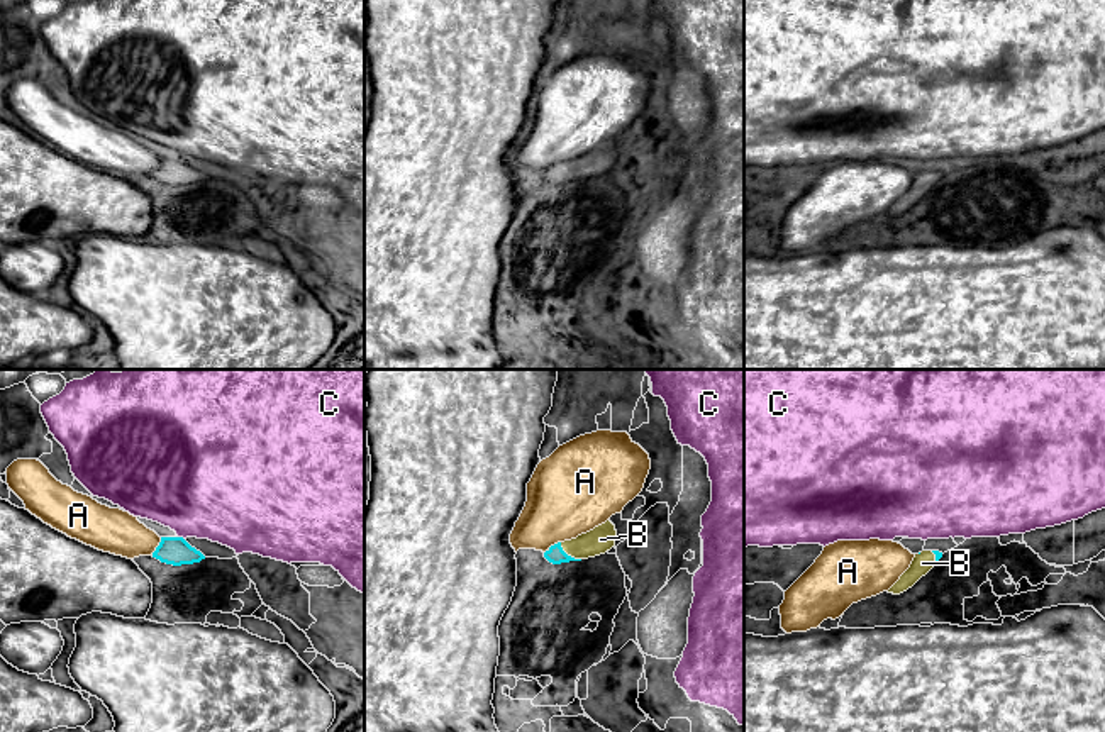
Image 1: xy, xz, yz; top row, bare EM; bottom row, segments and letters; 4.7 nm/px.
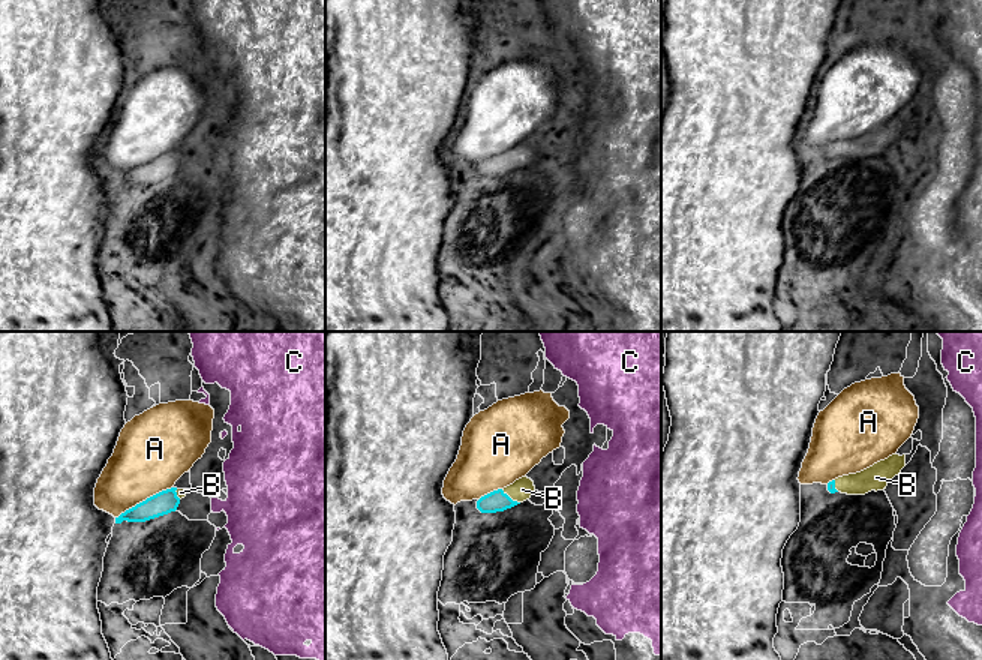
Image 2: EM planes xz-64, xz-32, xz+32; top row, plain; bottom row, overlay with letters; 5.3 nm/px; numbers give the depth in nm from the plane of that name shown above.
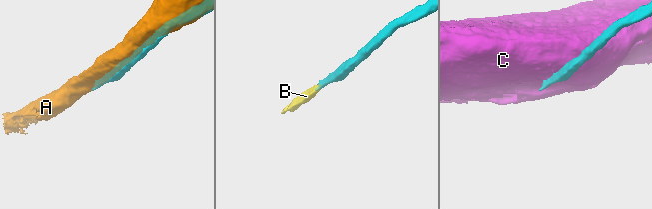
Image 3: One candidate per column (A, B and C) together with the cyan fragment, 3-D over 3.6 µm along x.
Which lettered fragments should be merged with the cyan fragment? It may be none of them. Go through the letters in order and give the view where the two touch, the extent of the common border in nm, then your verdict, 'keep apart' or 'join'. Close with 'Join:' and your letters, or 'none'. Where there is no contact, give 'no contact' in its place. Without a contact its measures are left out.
A: xy | 100 nm | keep apart
B: xz | 130 nm | join
C: xy | 40 nm | keep apart
Join: B

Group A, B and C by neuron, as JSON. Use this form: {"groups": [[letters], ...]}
{"groups": [["A"], ["B"], ["C"]]}

